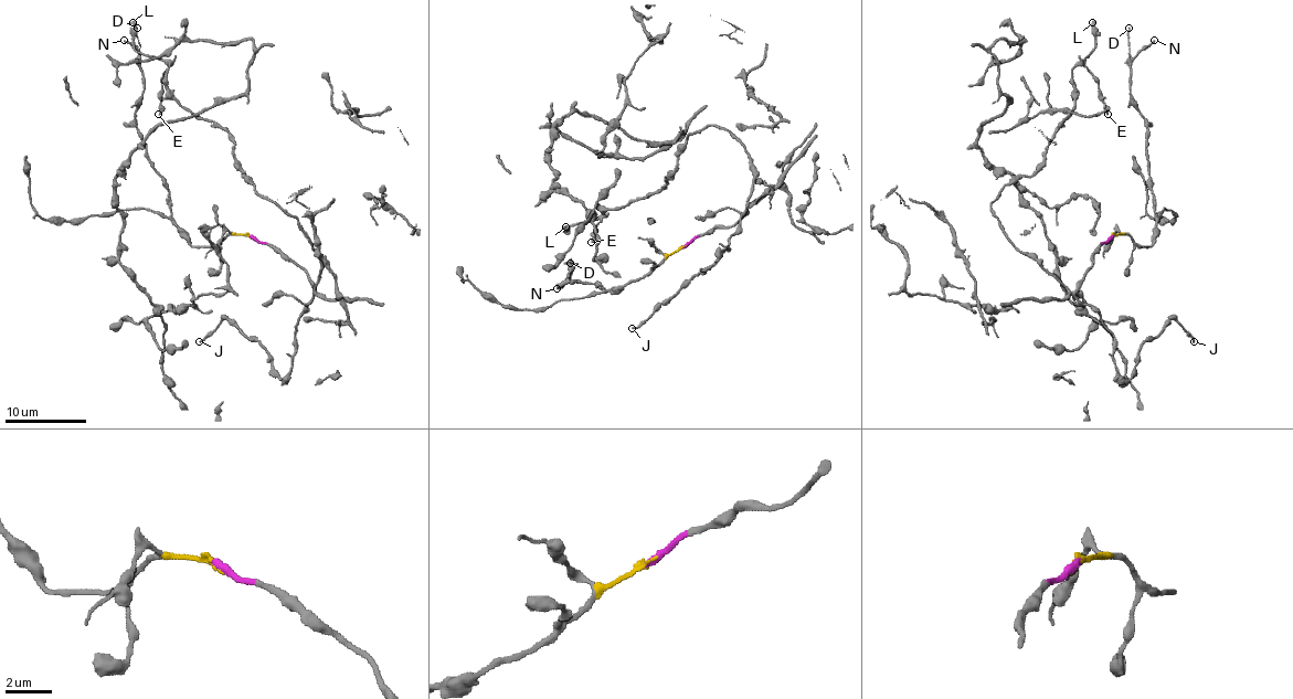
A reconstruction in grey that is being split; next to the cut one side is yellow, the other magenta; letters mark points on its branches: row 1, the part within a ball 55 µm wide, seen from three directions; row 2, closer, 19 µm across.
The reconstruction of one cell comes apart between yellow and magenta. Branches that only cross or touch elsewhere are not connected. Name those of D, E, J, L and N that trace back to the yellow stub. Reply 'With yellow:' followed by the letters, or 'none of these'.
With yellow: D, N

